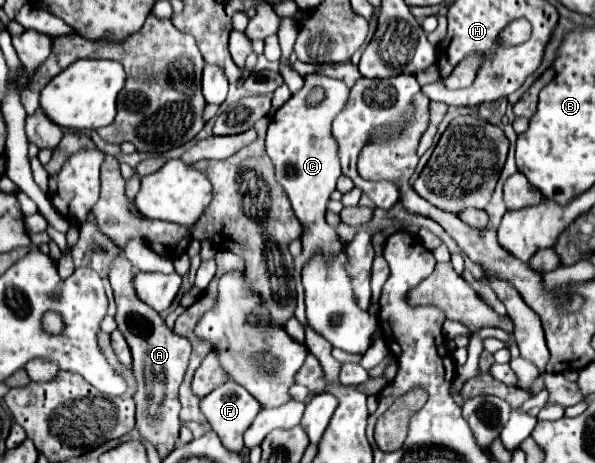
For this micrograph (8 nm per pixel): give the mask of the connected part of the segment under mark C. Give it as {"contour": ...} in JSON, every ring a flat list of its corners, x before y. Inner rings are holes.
{"contour":[[312,72,304,78,304,88,276,110,272,116,272,122,266,132,266,152,274,162,276,180,286,190,292,210,296,212,298,220,306,226,304,238,302,238,302,254,294,258,294,279,301,281,304,266,316,256,328,256,334,258,340,254,342,244,334,228,330,228,324,220,326,204,330,200,330,194,336,190,336,180,340,178,340,156,338,156,338,142,332,136,332,120,344,110,350,98,350,88,340,78,324,76,322,72],[312,88,324,88,326,100,316,108,306,108,304,100,310,94]]}

